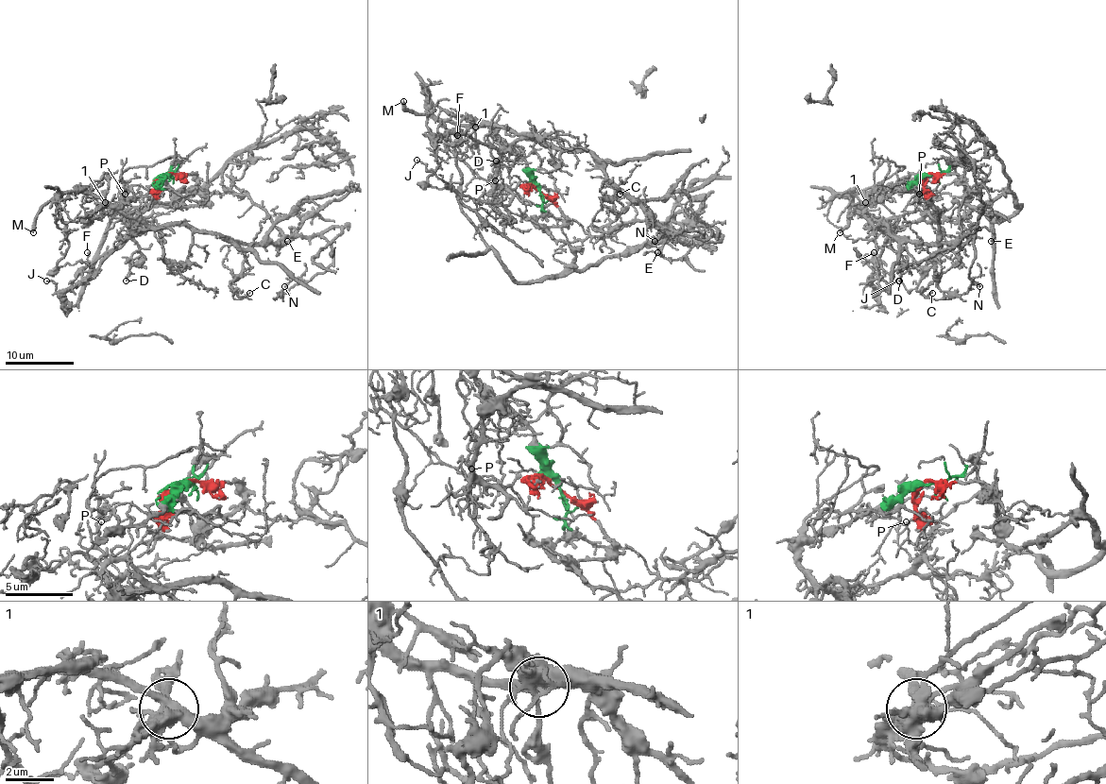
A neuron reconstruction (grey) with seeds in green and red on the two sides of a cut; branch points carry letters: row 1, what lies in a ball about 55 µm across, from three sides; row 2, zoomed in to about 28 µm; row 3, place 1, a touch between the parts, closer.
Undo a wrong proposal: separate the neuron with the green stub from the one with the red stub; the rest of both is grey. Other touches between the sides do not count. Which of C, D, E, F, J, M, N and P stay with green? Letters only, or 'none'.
C, D, E, F, J, M, N, P

